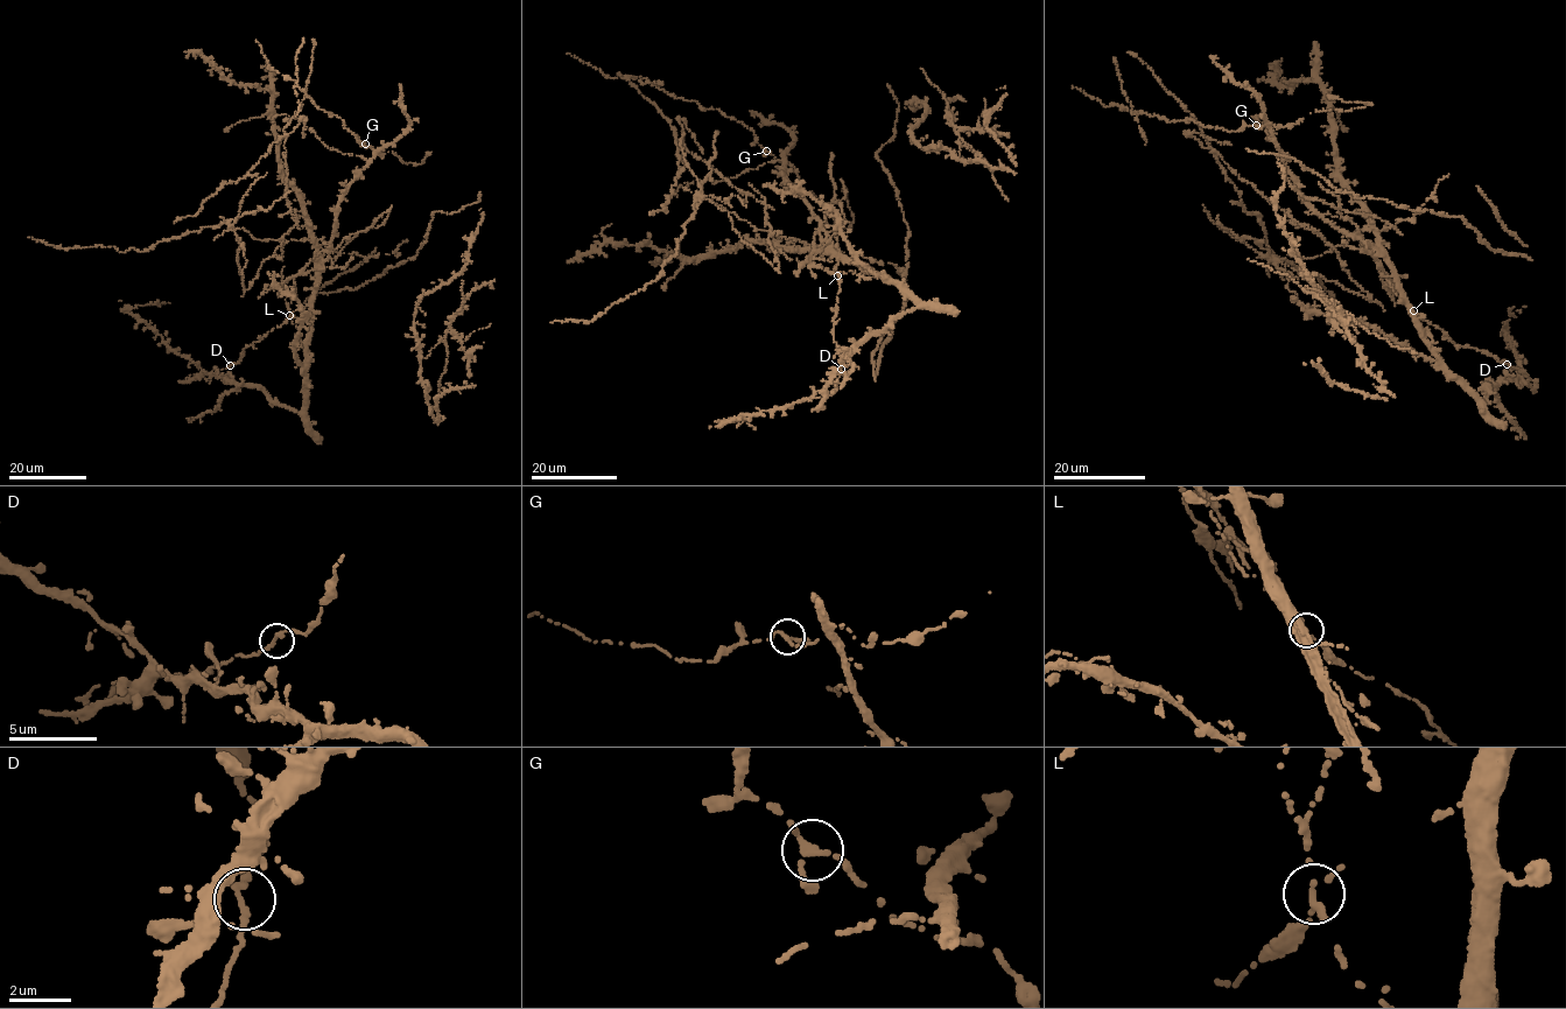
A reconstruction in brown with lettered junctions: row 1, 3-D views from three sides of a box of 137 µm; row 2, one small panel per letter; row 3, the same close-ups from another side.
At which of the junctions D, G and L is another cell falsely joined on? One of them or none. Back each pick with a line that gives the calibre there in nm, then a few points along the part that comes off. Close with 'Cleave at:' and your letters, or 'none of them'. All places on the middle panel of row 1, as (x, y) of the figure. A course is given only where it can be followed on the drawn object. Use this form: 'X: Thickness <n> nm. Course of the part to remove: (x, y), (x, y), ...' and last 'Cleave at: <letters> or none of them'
L: Thickness 170 nm
Cleave at: L

